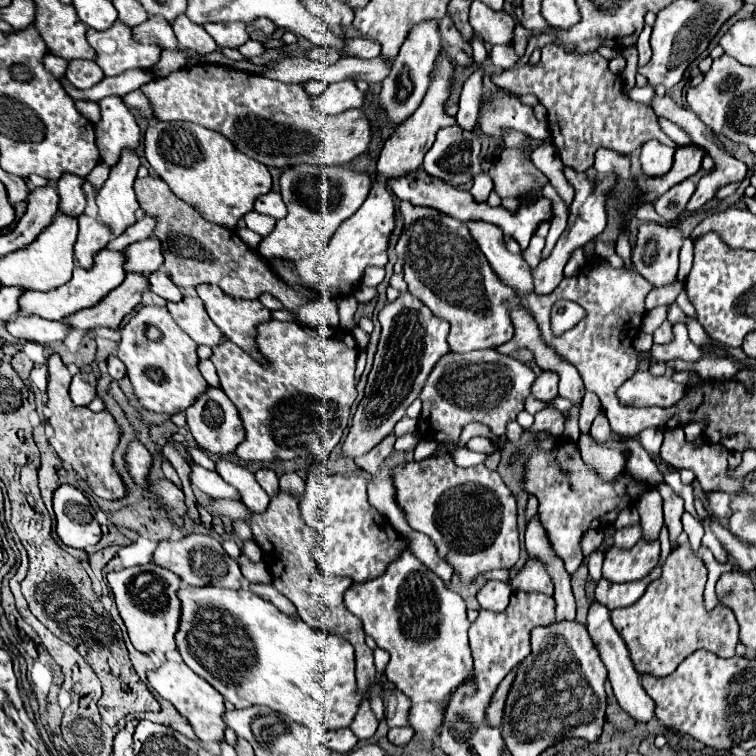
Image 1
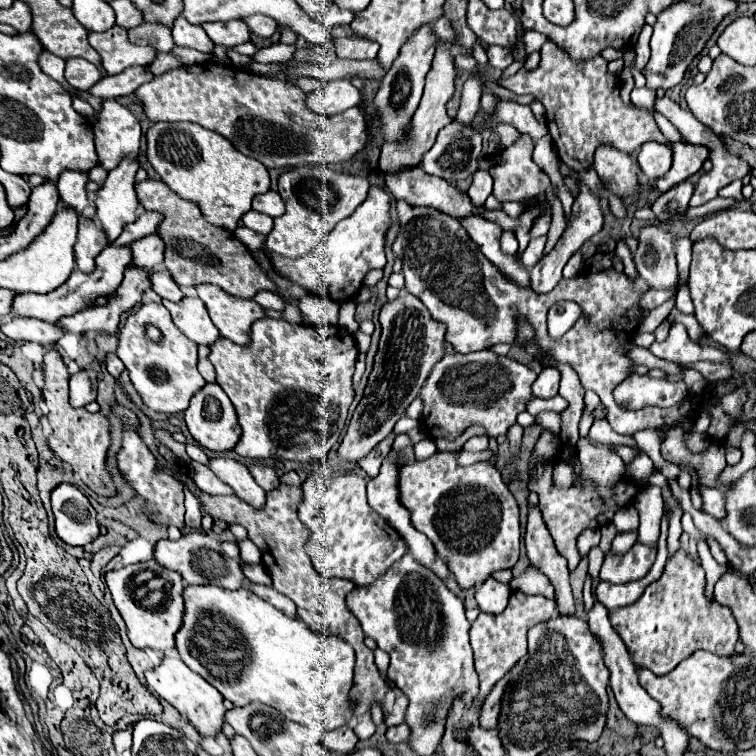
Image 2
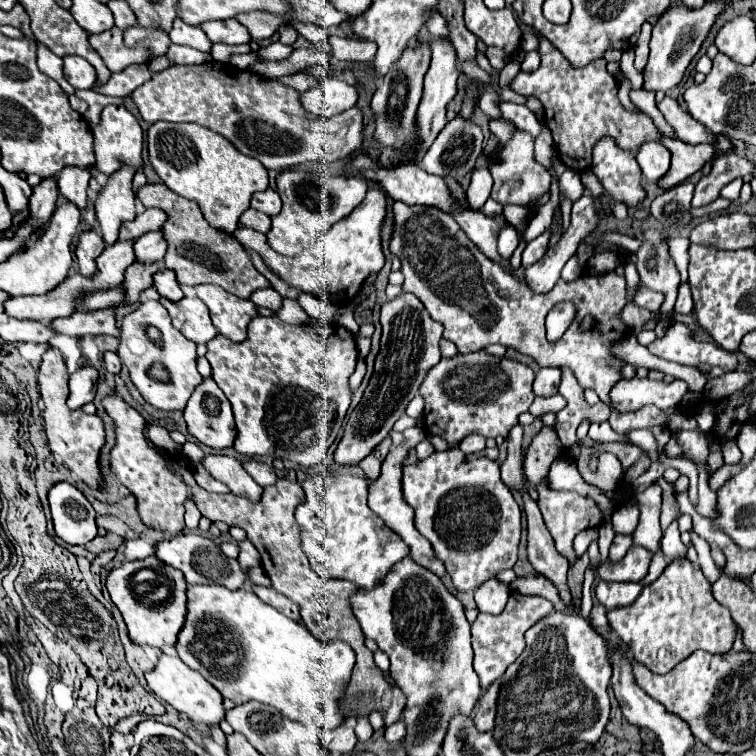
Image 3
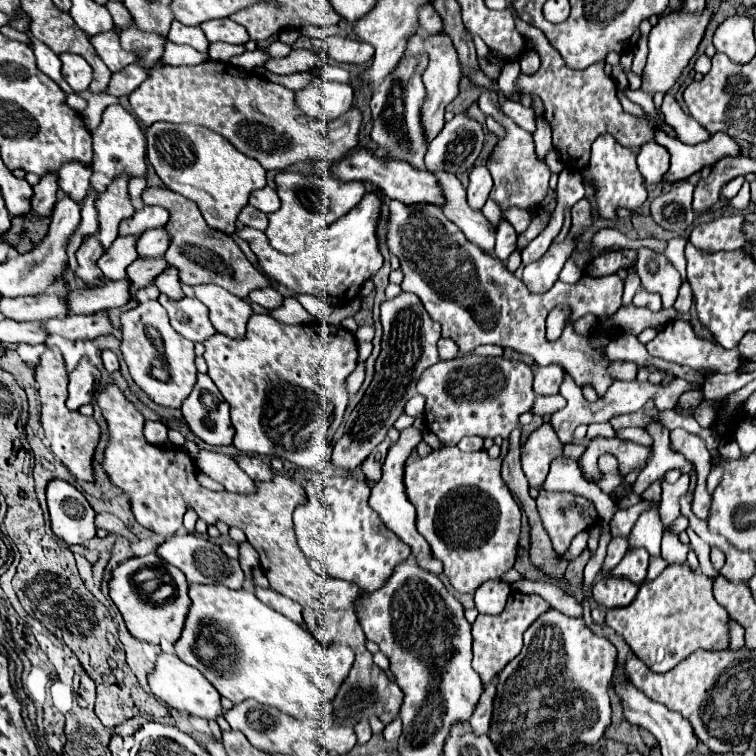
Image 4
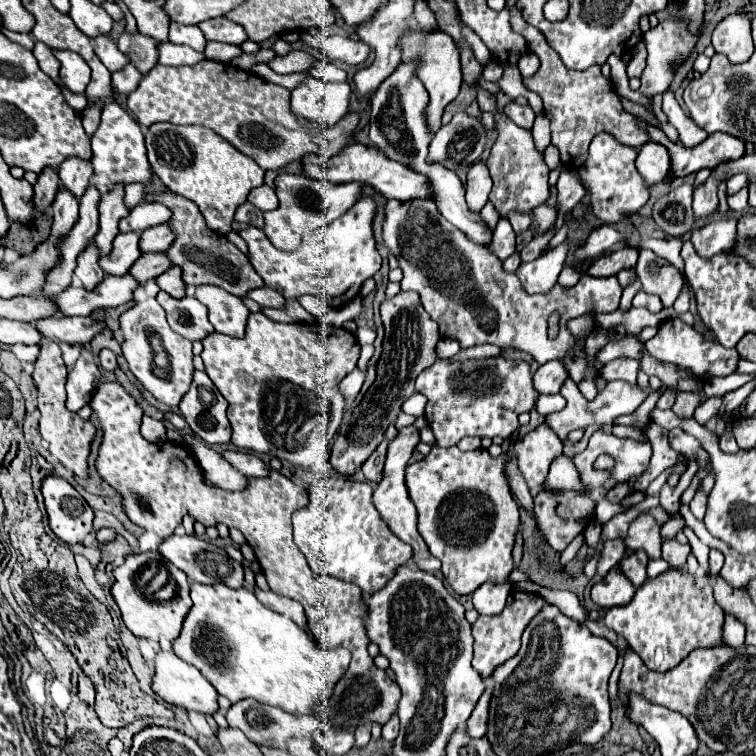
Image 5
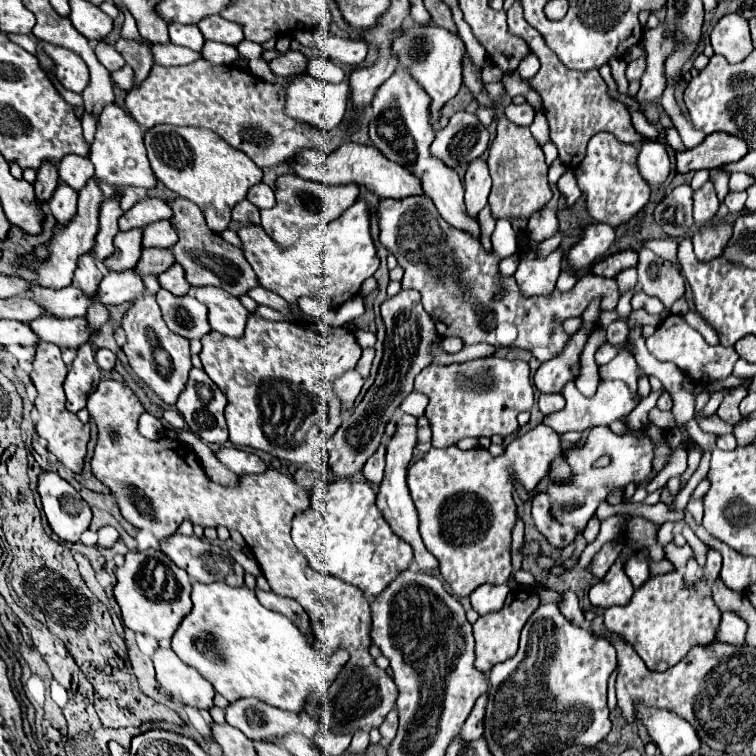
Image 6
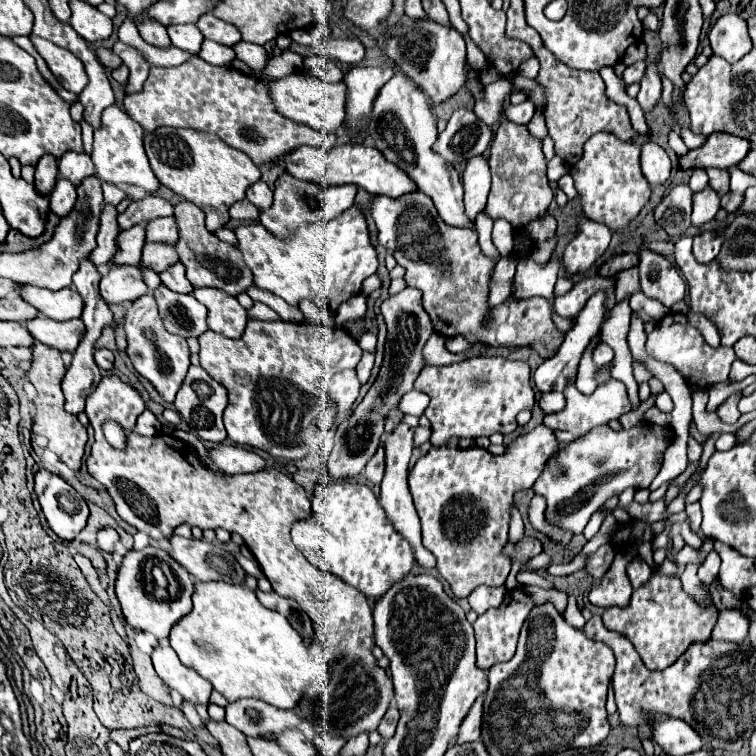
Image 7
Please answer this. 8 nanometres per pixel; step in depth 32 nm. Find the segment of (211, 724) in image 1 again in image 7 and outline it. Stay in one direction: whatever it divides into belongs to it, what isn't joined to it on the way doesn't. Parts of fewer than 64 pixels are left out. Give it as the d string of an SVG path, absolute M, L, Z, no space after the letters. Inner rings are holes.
M156 646L152 652L152 662L166 686L174 688L182 698L192 704L208 704L212 684L192 668L186 668L170 646Z

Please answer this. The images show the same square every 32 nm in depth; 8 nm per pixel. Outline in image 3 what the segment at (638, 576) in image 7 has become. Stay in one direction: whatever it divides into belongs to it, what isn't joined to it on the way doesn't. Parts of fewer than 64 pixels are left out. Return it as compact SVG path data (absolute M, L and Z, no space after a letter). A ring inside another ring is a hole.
M632 546L618 564L604 564L598 570L598 576L608 582L640 582L648 574L652 554L642 546Z

